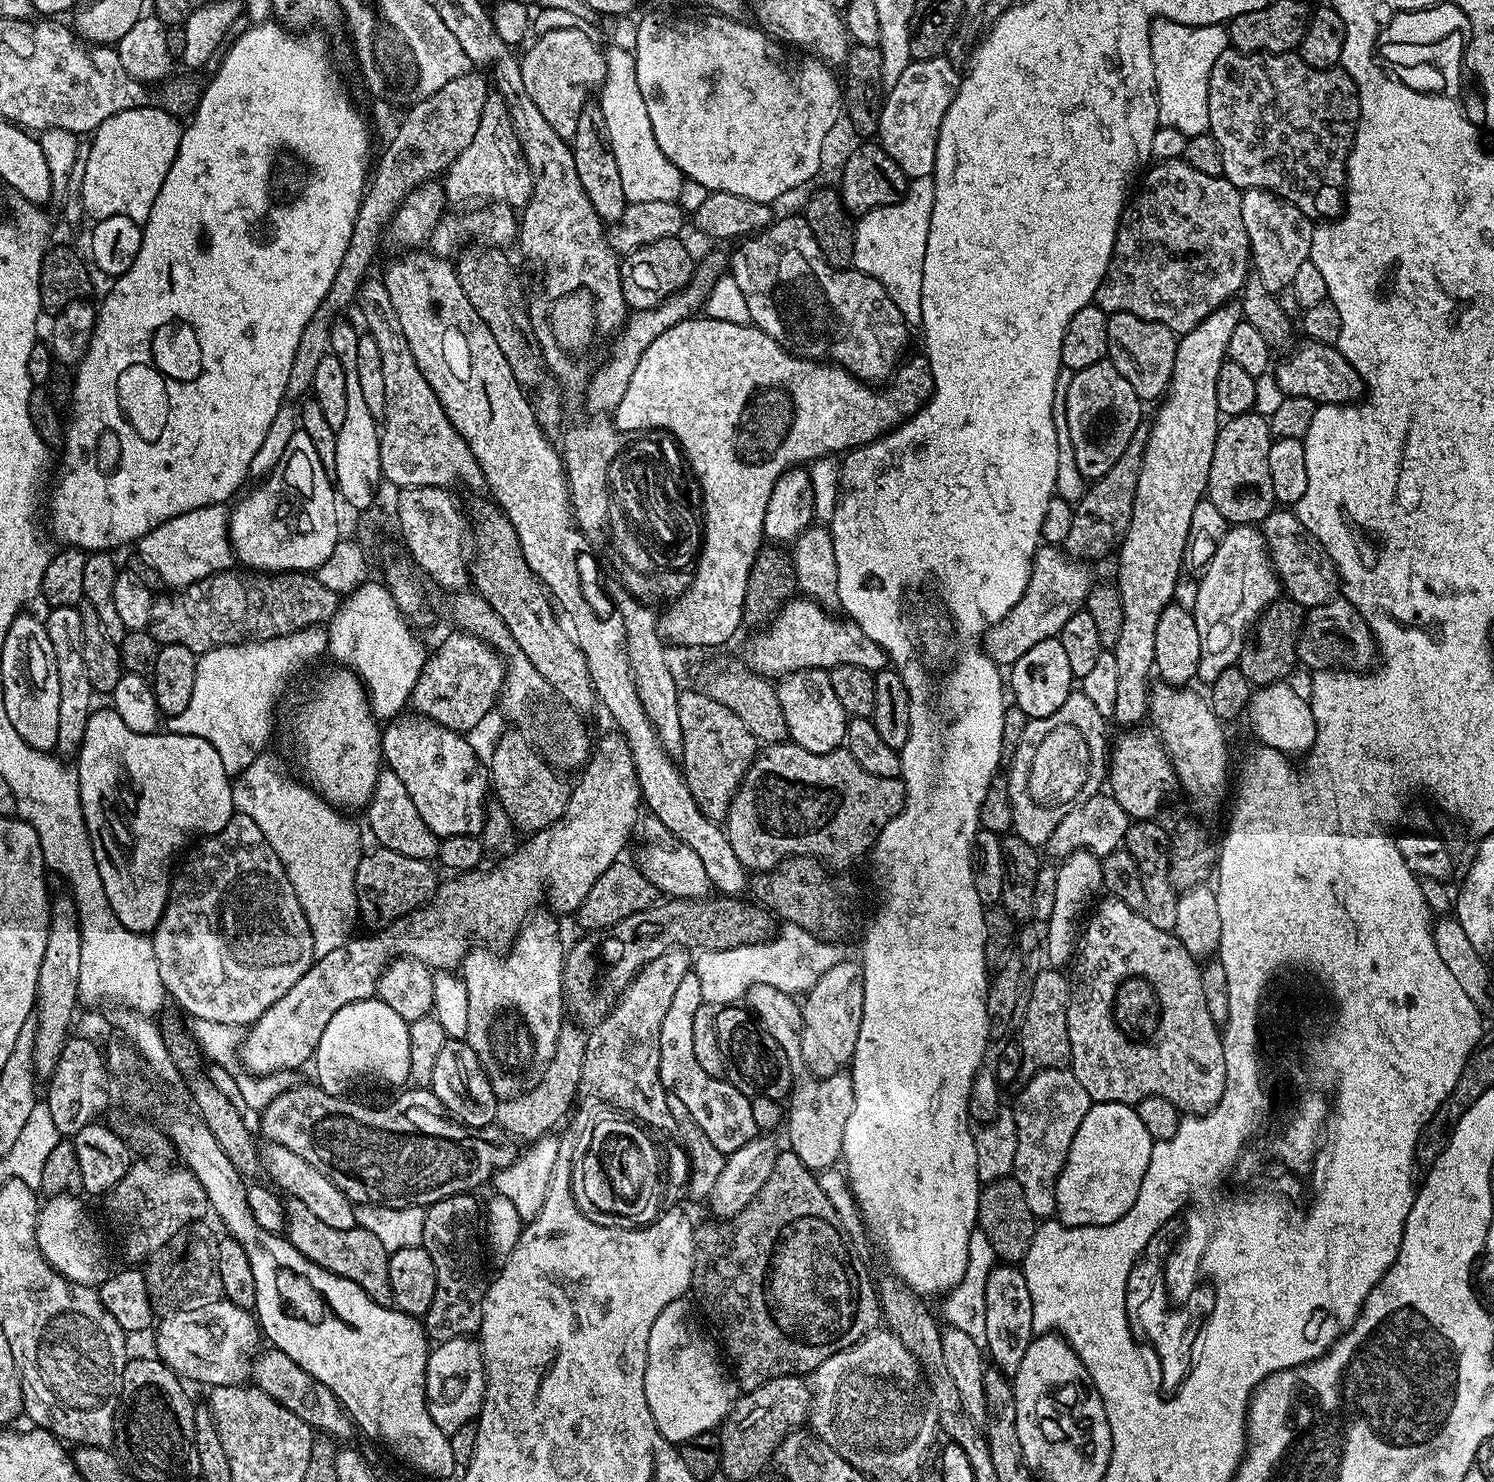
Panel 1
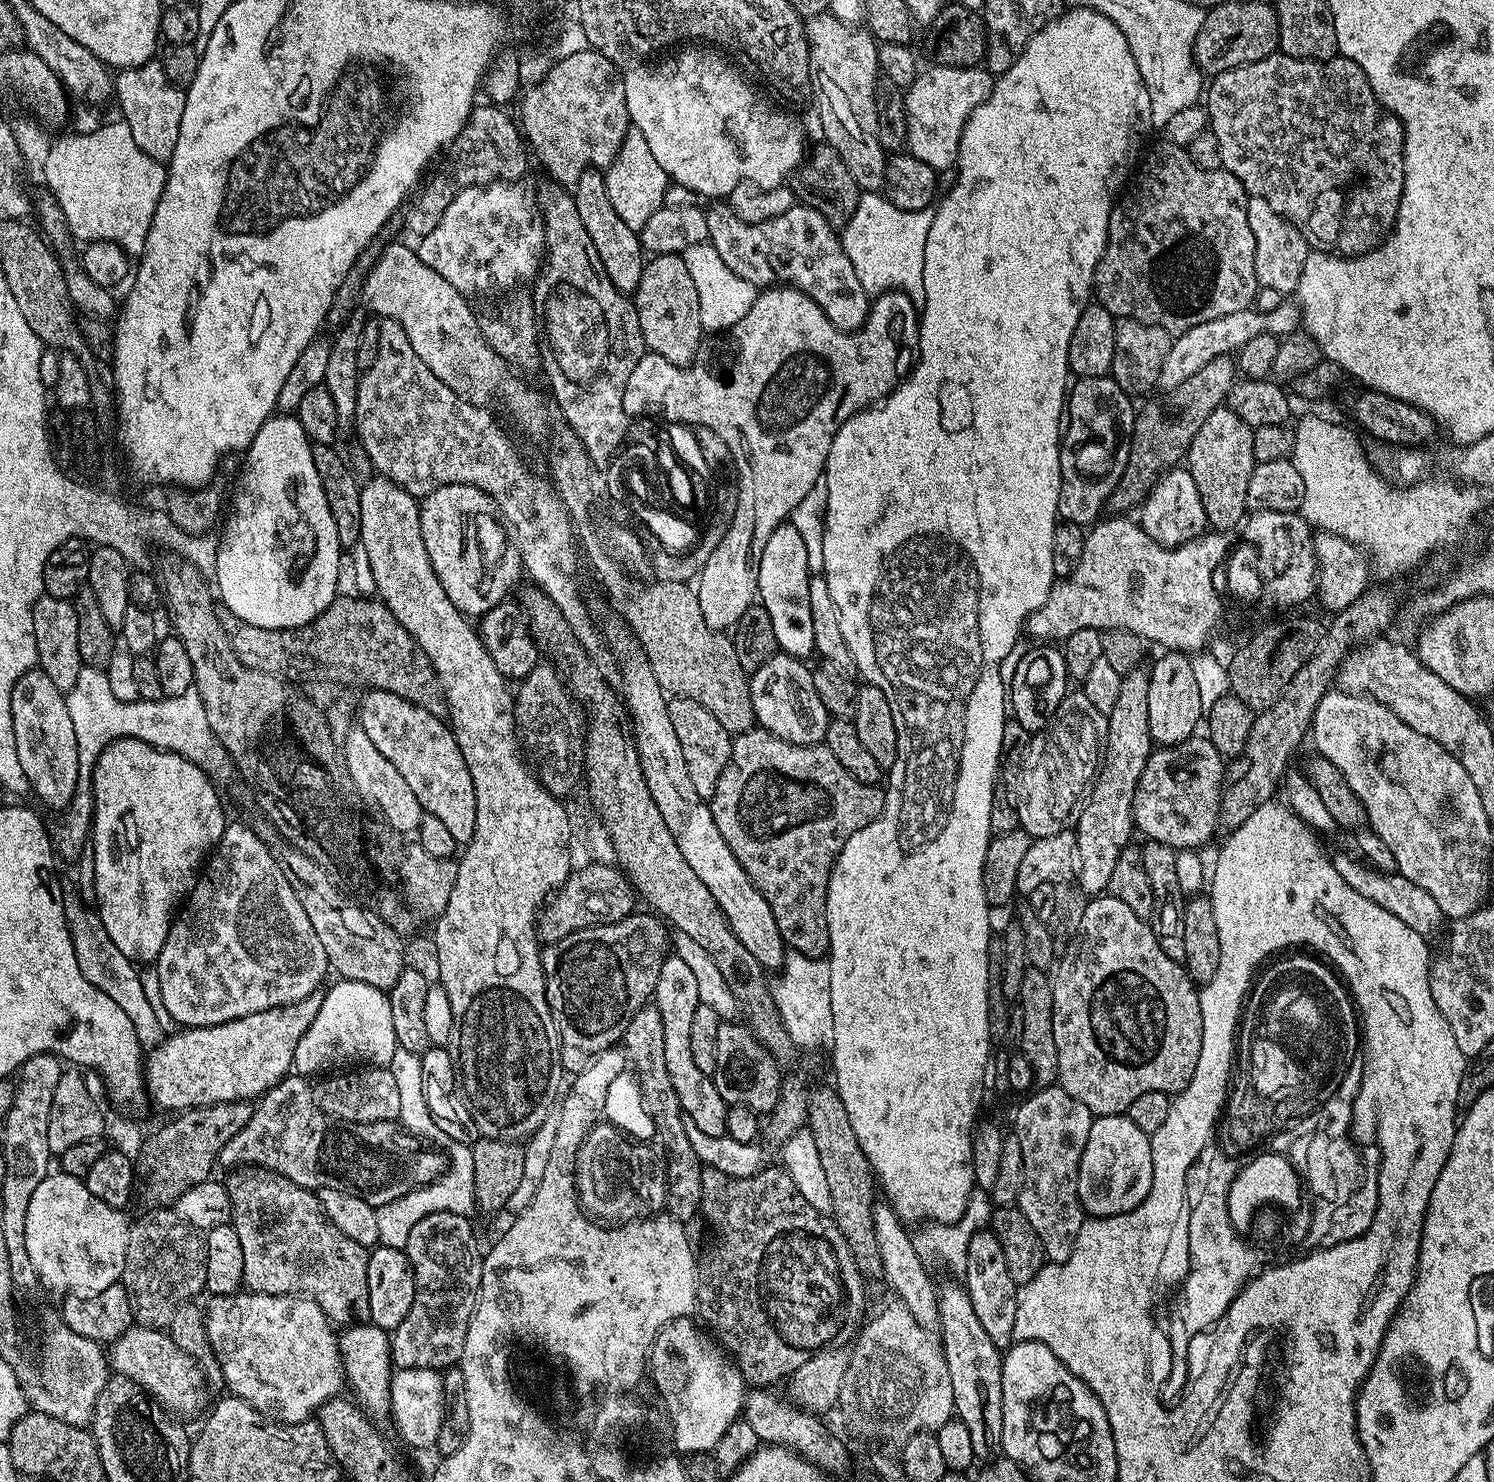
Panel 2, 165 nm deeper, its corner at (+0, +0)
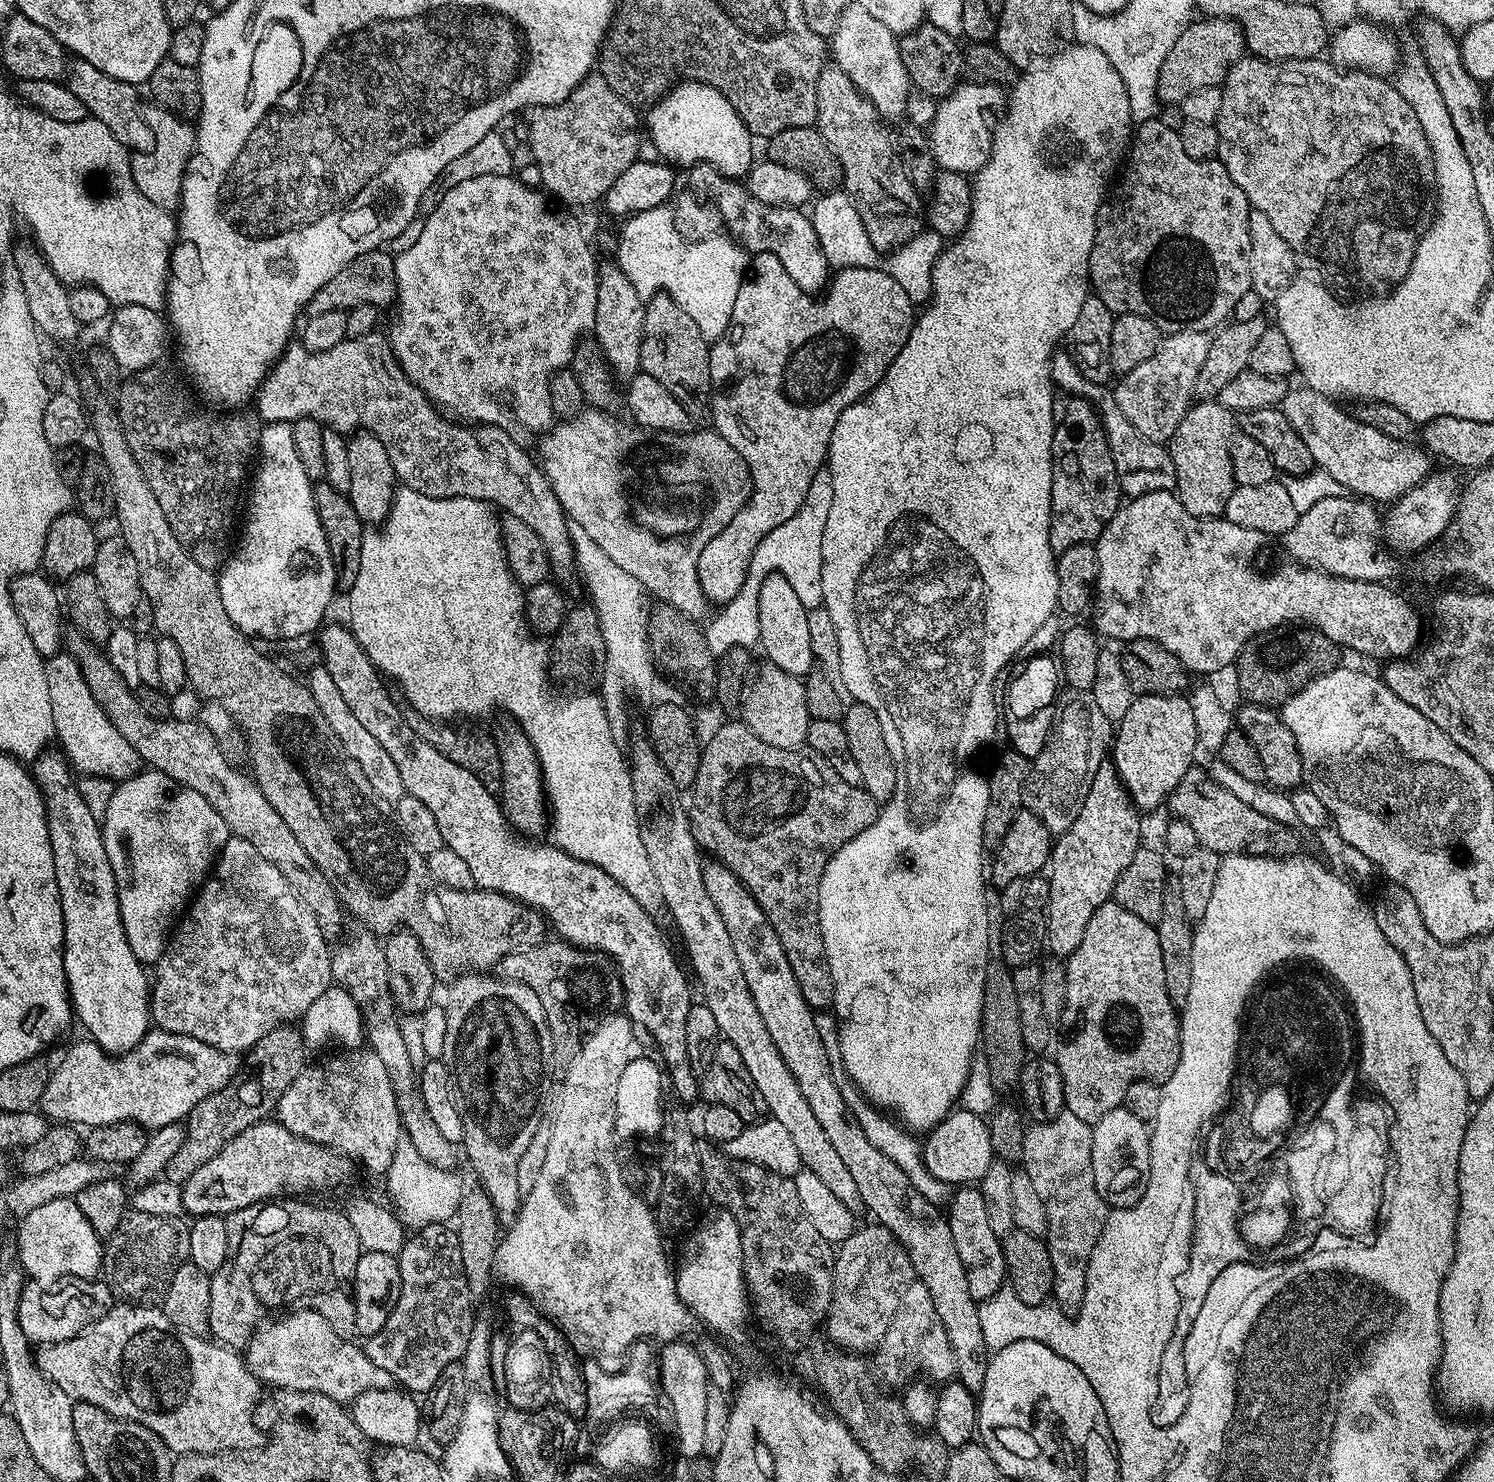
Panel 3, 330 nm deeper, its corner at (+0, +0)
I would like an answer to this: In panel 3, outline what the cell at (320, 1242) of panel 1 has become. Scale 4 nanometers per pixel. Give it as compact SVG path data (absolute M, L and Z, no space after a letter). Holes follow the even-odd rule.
M280 1198L275 1202L251 1204L248 1208L228 1213L226 1219L230 1250L226 1262L222 1262L217 1272L211 1273L210 1286L208 1330L219 1343L233 1350L243 1349L267 1312L280 1314L285 1310L302 1308L322 1314L322 1318L334 1326L334 1334L344 1340L352 1340L356 1336L352 1283L362 1251L358 1234L354 1234L354 1226L350 1226L343 1211L335 1212L320 1204L307 1204L304 1200L307 1199Z

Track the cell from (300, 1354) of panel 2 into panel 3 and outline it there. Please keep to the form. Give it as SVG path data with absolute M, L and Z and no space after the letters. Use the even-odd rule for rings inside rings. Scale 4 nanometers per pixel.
M308 1308L289 1311L273 1324L265 1323L252 1333L243 1353L245 1364L261 1385L289 1388L289 1393L317 1392L347 1405L366 1390L386 1390L394 1379L367 1357L365 1349L352 1340L334 1334L334 1326L322 1314ZM281 1319L281 1320L280 1320ZM268 1324L268 1325L267 1325ZM265 1327L265 1328L264 1328Z

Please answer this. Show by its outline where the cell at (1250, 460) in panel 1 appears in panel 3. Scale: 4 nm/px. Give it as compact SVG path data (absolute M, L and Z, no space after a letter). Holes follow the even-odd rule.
M1200 400L1193 403L1178 423L1177 428L1166 447L1174 462L1176 475L1175 493L1180 499L1180 507L1190 514L1201 518L1220 518L1226 510L1226 502L1230 502L1230 494L1237 488L1234 470L1230 466L1230 438L1234 431L1234 414L1226 406L1216 400Z

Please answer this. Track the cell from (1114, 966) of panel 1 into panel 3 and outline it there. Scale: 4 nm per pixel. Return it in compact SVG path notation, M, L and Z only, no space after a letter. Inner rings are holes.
M1115 902L1103 904L1098 906L1098 910L1094 910L1090 922L1086 922L1082 942L1078 942L1078 950L1074 950L1067 956L1064 969L1066 970L1066 1002L1059 1023L1059 1027L1064 1028L1064 1033L1061 1036L1059 1033L1060 1049L1054 1053L1054 1059L1058 1070L1062 1070L1065 1109L1070 1114L1074 1114L1074 1118L1082 1118L1082 1122L1093 1125L1097 1124L1106 1114L1110 1114L1110 1110L1123 1105L1126 1090L1130 1090L1130 1086L1134 1082L1139 1080L1163 1082L1174 1072L1174 1066L1178 1064L1180 1057L1180 1018L1177 1005L1173 1004L1170 994L1166 994L1166 974L1162 970L1162 946L1158 942L1155 927L1142 922L1142 918L1138 918L1138 914L1130 914L1130 910L1118 906Z

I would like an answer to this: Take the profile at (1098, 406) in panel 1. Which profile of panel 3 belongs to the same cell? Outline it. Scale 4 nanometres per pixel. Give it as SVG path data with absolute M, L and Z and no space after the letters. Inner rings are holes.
M1072 398L1062 408L1056 429L1052 435L1052 517L1050 518L1050 546L1059 554L1070 550L1070 546L1092 544L1099 541L1102 530L1114 518L1122 506L1120 483L1116 477L1114 458L1106 438L1104 424L1100 413L1089 401L1083 398Z

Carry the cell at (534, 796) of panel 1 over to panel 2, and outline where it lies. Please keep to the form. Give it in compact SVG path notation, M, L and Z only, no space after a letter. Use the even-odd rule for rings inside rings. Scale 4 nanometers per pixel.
M552 662L536 664L534 670L519 681L514 699L516 731L520 733L520 742L532 771L550 794L568 798L584 776L586 716L581 705L573 700L561 669Z

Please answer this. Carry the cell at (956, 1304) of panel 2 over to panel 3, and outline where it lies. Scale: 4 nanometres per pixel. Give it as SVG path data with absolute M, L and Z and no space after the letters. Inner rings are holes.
M705 863L702 882L706 882L706 892L714 898L714 906L718 906L722 922L726 922L730 942L734 942L734 954L738 954L742 965L742 978L746 978L746 986L750 986L754 1006L758 1006L758 1014L762 1014L762 1022L766 1022L766 1030L770 1030L770 1038L774 1038L774 1046L778 1046L778 1054L782 1054L782 1062L786 1062L790 1074L794 1074L794 1082L798 1082L798 1090L802 1090L806 1102L810 1102L814 1118L818 1118L822 1130L826 1130L826 1138L830 1138L846 1170L850 1170L854 1182L858 1182L863 1207L876 1215L873 1216L875 1223L898 1238L908 1252L915 1279L930 1290L934 1310L938 1310L938 1318L942 1318L946 1338L950 1338L954 1350L955 1379L966 1386L966 1390L979 1394L982 1382L986 1382L990 1349L984 1345L982 1322L978 1322L978 1301L970 1294L966 1270L962 1270L962 1258L958 1258L958 1249L954 1247L954 1234L950 1234L947 1215L911 1185L910 1178L870 1143L858 1122L849 1115L830 1074L829 1059L816 1025L817 1013L806 1002L798 978L794 978L794 970L790 970L786 950L782 950L782 942L760 903L725 864Z

